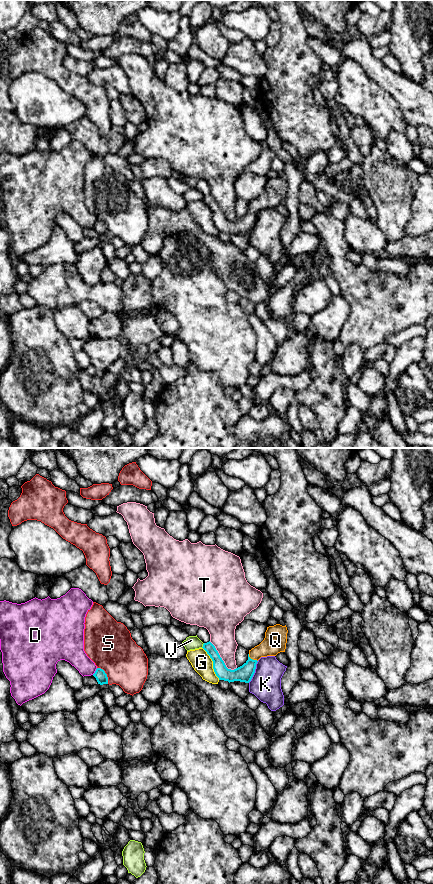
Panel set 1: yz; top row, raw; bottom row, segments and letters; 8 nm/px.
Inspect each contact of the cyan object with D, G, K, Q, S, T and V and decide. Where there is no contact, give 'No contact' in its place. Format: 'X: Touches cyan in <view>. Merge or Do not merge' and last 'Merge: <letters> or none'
D: Touches cyan in yz. Do not merge
G: Touches cyan in yz. Do not merge
K: Touches cyan in yz. Do not merge
Q: Touches cyan in yz. Merge
S: Touches cyan in yz. Do not merge
T: Touches cyan in yz. Do not merge
V: Touches cyan in yz. Do not merge
Merge: Q

